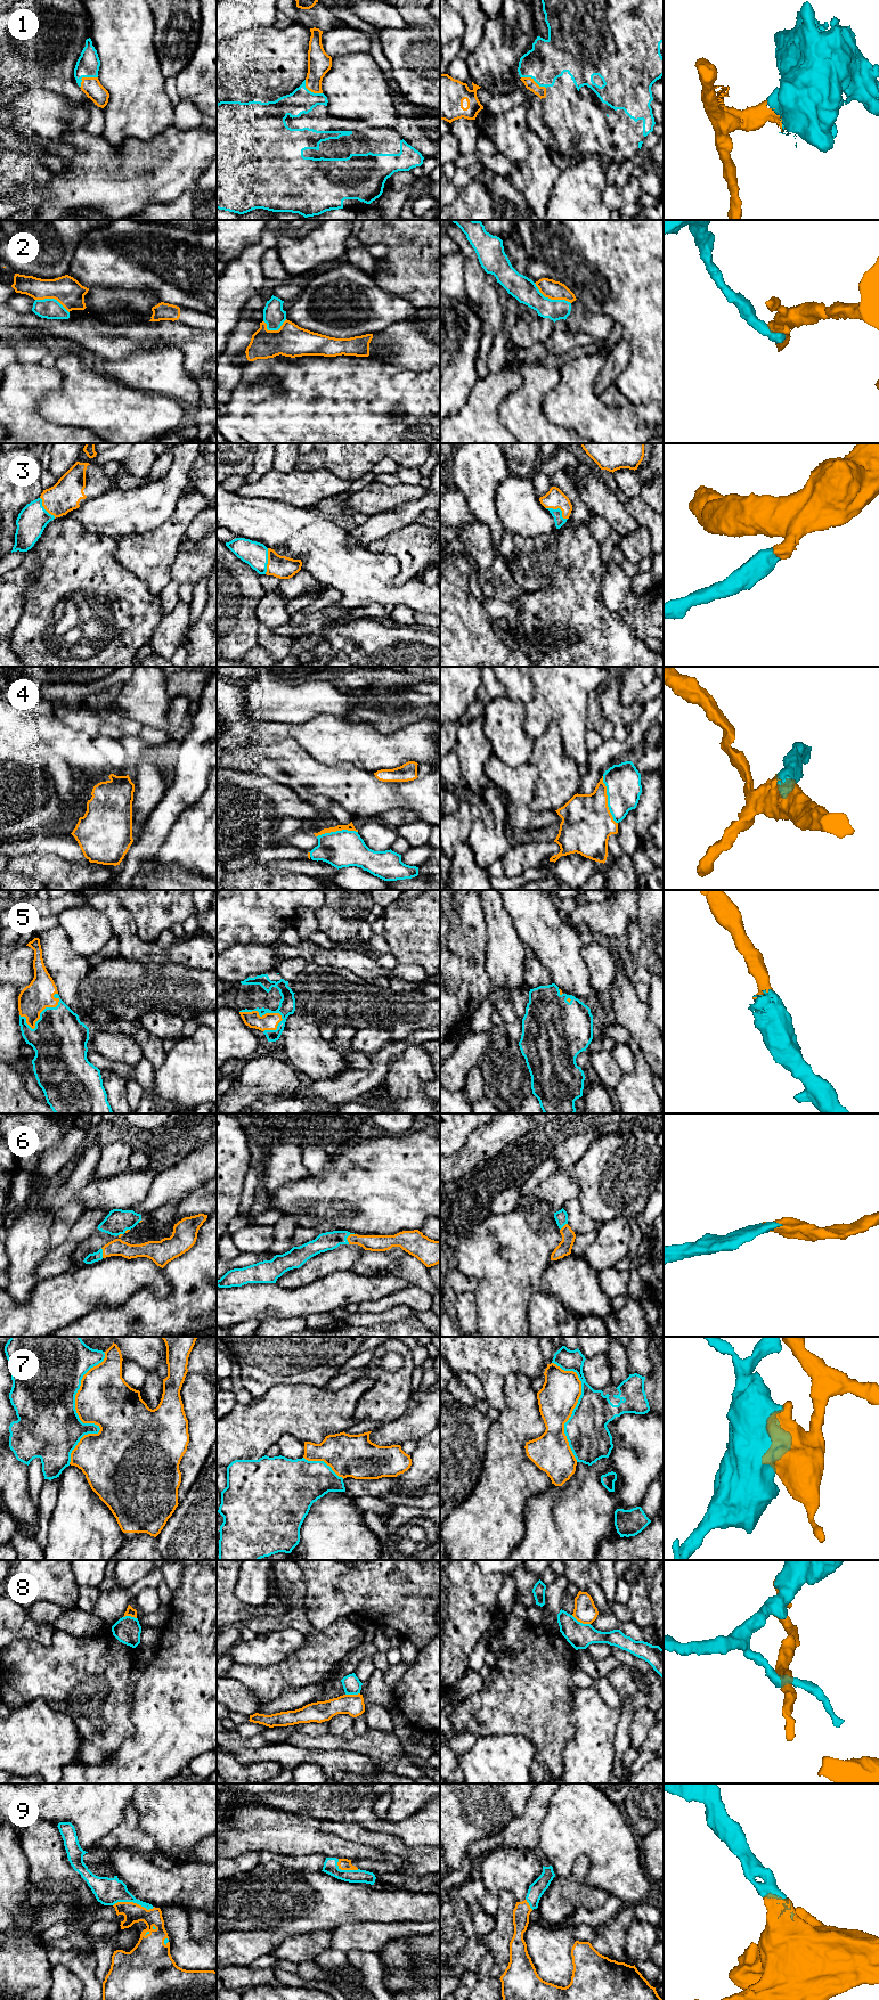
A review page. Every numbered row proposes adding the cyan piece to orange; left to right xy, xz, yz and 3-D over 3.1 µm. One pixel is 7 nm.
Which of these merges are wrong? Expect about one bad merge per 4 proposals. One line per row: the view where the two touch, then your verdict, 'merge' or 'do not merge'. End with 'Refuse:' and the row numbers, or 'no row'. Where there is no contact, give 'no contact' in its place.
1: yz | merge
2: yz | do not merge
3: yz | merge
4: yz | merge
5: xz | merge
6: xz | merge
7: xy | do not merge
8: yz | do not merge
9: xy | merge
Refuse: 2, 7, 8

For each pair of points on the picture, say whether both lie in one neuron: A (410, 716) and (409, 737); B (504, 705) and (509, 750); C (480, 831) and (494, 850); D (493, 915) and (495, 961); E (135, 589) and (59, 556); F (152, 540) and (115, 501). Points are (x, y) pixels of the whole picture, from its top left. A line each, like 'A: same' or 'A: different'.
A: different
B: same
C: same
D: same
E: same
F: different

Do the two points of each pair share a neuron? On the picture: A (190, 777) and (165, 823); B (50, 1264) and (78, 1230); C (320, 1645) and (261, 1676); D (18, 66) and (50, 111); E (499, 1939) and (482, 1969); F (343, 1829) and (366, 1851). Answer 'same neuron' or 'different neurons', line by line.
A: same neuron
B: same neuron
C: same neuron
D: different neurons
E: different neurons
F: different neurons

